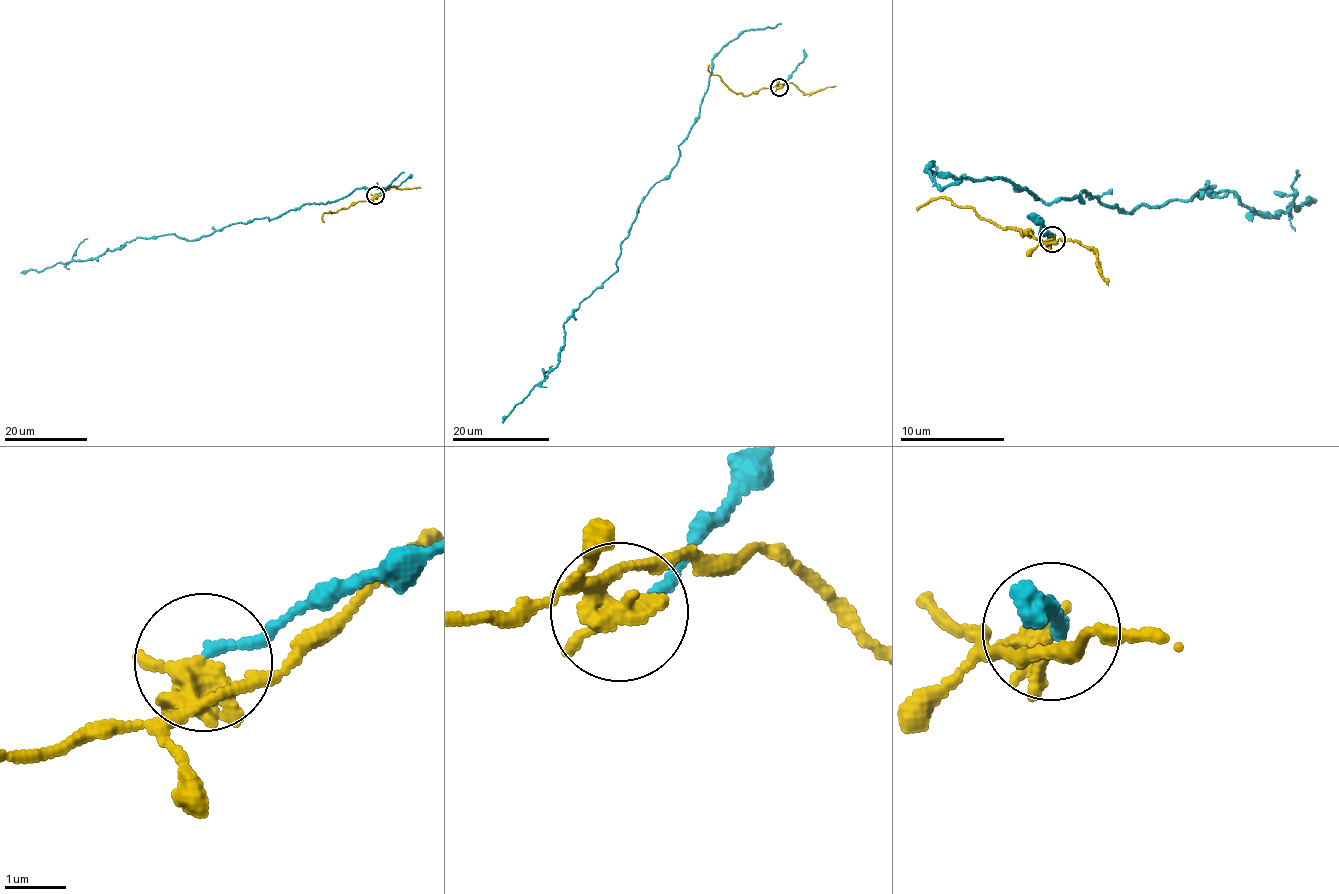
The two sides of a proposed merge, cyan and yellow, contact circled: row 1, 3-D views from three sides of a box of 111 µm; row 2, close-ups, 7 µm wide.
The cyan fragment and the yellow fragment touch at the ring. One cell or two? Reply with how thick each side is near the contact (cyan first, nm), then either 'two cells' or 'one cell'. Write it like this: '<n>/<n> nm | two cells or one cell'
160/320 nm | two cells

